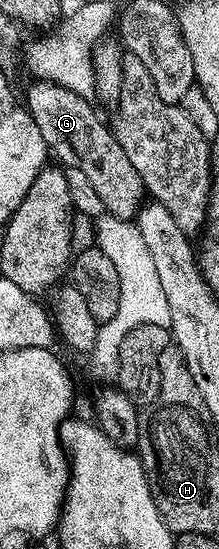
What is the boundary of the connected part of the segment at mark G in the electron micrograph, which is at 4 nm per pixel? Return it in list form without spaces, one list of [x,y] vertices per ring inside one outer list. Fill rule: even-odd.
[[[34,81],[31,84],[26,91],[26,99],[24,95],[24,106],[32,121],[36,121],[47,148],[53,154],[54,151],[58,154],[57,162],[69,169],[80,169],[80,173],[88,176],[88,181],[100,196],[105,214],[133,220],[148,194],[140,173],[128,161],[127,154],[117,143],[117,137],[107,120],[105,123],[98,116],[91,100],[72,93],[72,89],[64,89],[58,83],[45,81]]]

